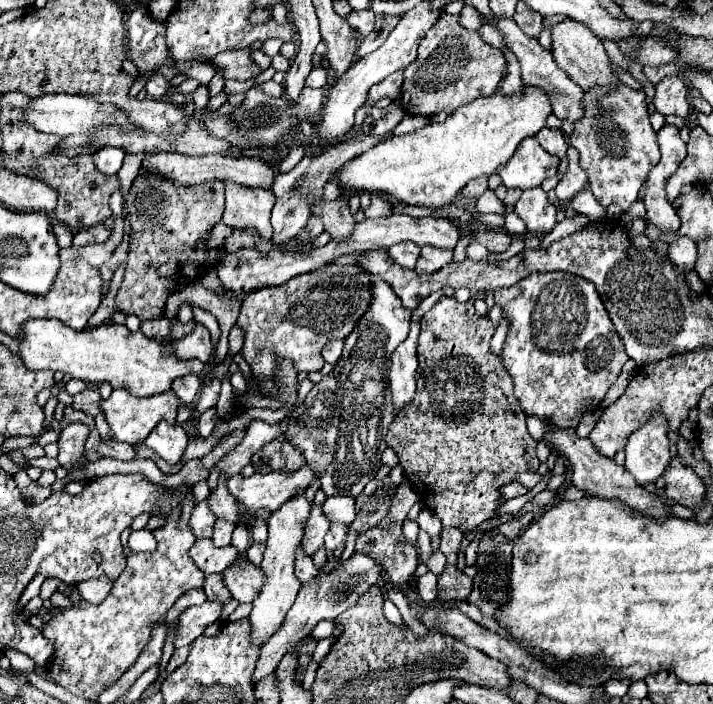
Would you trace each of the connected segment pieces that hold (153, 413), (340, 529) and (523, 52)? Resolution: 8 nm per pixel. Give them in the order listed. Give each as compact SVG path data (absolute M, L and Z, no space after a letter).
M116 388L112 390L110 398L108 400L102 400L100 408L106 416L106 422L110 424L110 432L114 436L116 442L126 442L126 444L140 444L152 430L158 422L166 420L170 424L176 422L176 416L178 416L178 396L172 392L172 390L166 390L162 394L154 394L154 396L146 396L146 398L140 398L140 396L134 396L130 394L126 388Z
M330 524L330 530L326 534L326 542L324 548L328 552L334 552L338 546L342 546L346 542L346 524Z
M496 20L498 24L498 30L506 36L506 44L508 48L516 54L516 58L520 60L520 66L522 66L522 80L524 84L528 86L538 86L542 88L548 98L550 98L550 104L552 104L552 110L554 114L562 120L562 118L568 118L570 122L576 122L578 118L582 118L582 106L580 106L580 100L582 100L582 94L584 90L578 88L578 84L574 84L570 80L570 76L566 76L566 72L562 72L562 68L558 68L554 56L550 50L544 50L538 40L530 40L516 24L514 20Z

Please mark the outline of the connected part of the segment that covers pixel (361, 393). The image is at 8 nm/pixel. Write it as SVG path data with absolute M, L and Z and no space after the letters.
M370 274L370 292L372 292L372 302L366 310L366 314L358 320L356 328L350 332L350 336L346 336L344 340L344 350L340 360L336 362L334 370L324 376L322 382L318 382L306 396L306 400L296 408L296 412L286 420L286 428L282 430L282 422L278 424L268 424L262 420L252 420L250 426L246 428L246 436L244 440L226 456L218 462L218 470L226 472L228 476L238 474L246 464L250 464L252 456L262 450L262 446L266 446L268 442L272 442L278 436L284 436L286 440L290 440L290 444L294 444L296 448L300 448L304 452L306 464L310 464L310 468L318 474L320 482L322 482L322 490L326 496L352 496L356 498L364 486L376 478L378 468L382 466L382 452L386 448L386 432L388 426L394 422L394 402L392 402L392 392L390 392L390 378L388 378L388 370L390 370L390 354L396 350L398 344L402 344L408 338L410 332L410 310L406 310L402 306L402 302L398 300L398 296L392 292L392 288L380 278Z

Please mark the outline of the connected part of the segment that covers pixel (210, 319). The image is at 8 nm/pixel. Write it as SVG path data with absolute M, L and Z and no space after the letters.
M192 306L194 319L198 322L203 324L210 332L211 341L213 343L214 348L216 347L221 330L219 328L219 324L216 318L208 311L203 311L199 307Z

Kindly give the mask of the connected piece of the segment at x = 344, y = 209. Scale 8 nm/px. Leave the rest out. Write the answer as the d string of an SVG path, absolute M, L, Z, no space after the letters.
M342 196L336 198L334 202L320 200L318 204L314 204L314 216L322 218L324 230L336 240L350 238L356 226L356 220L348 208L348 200Z

